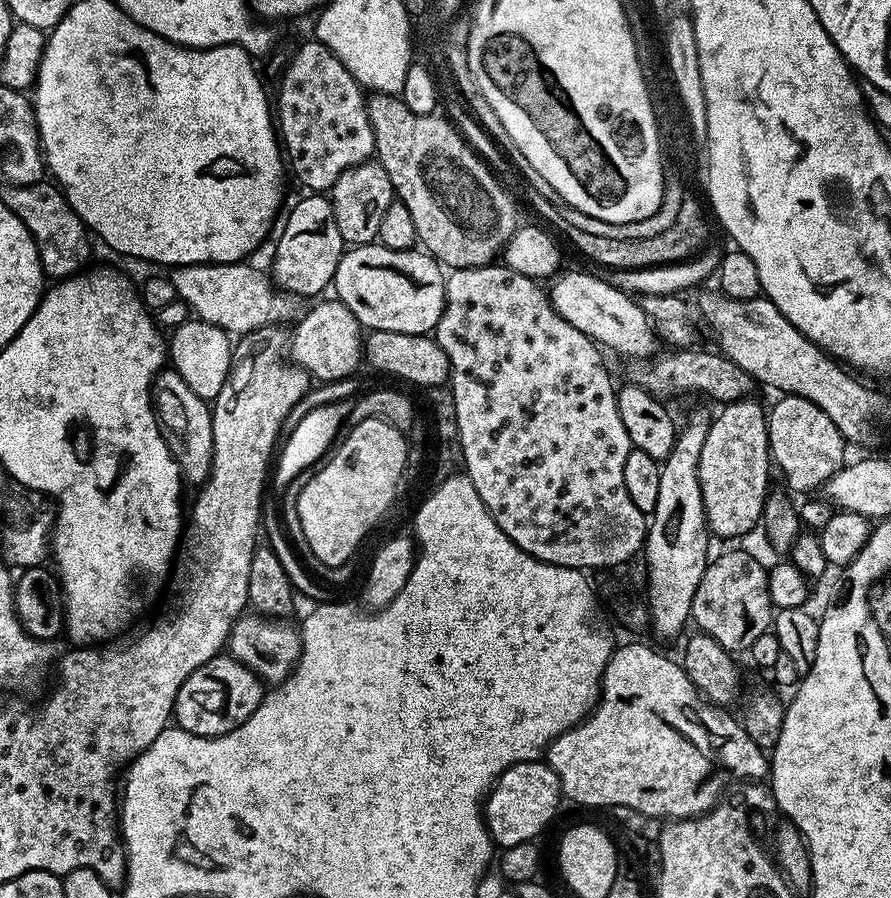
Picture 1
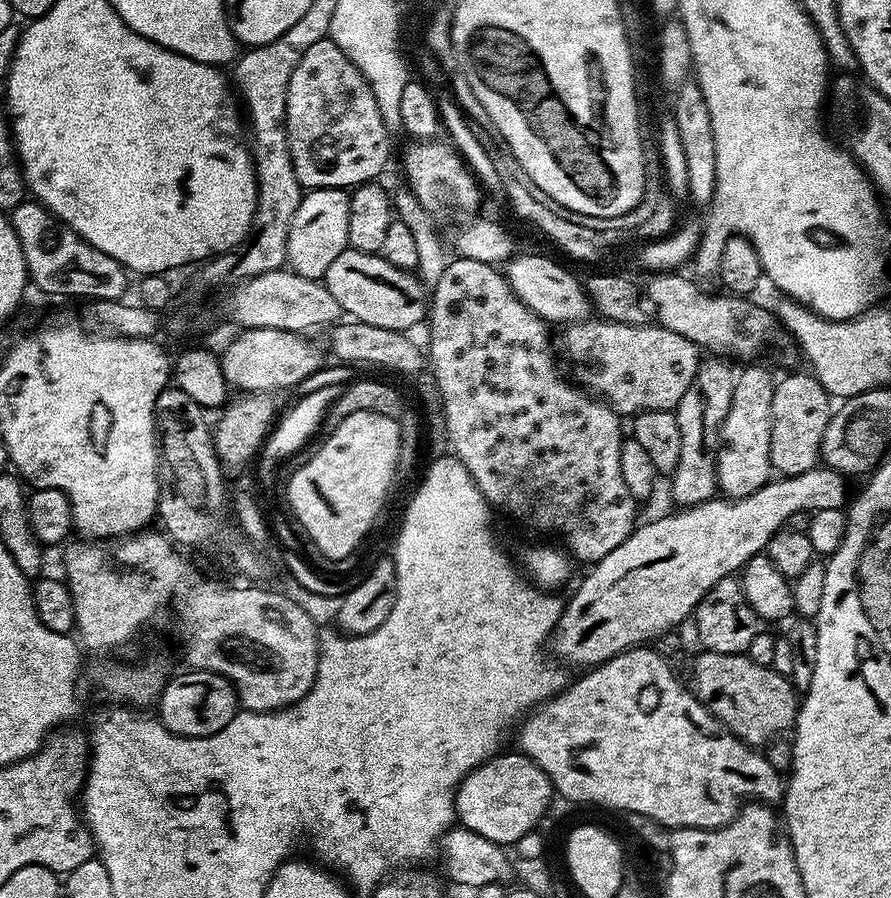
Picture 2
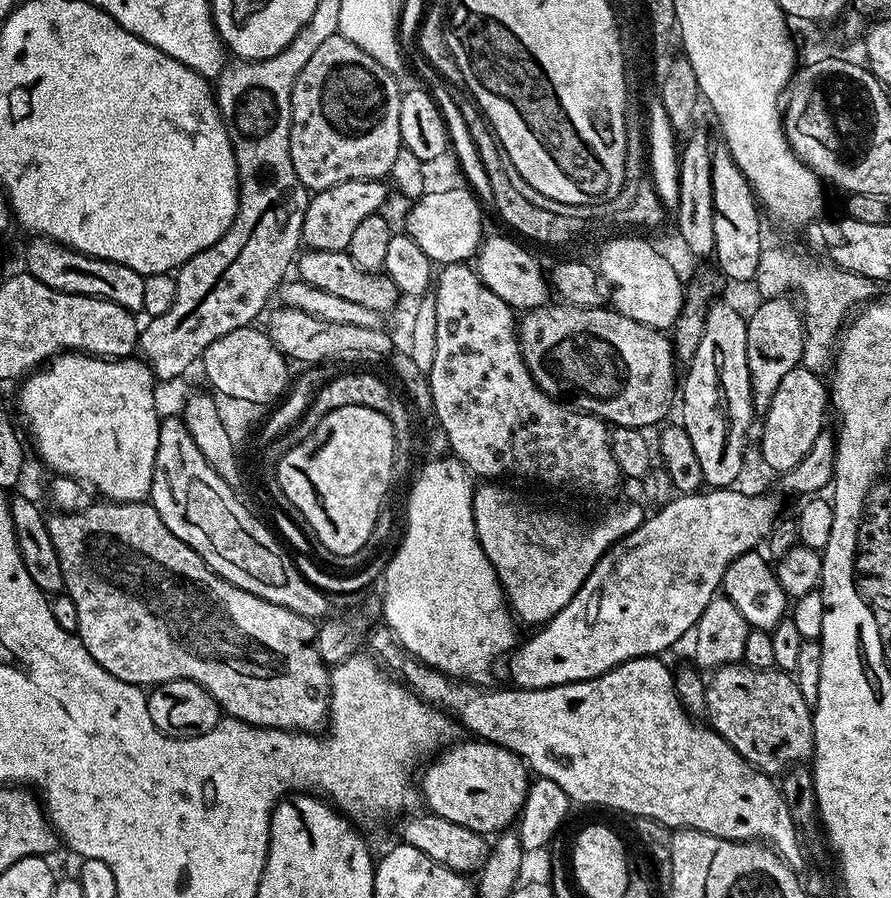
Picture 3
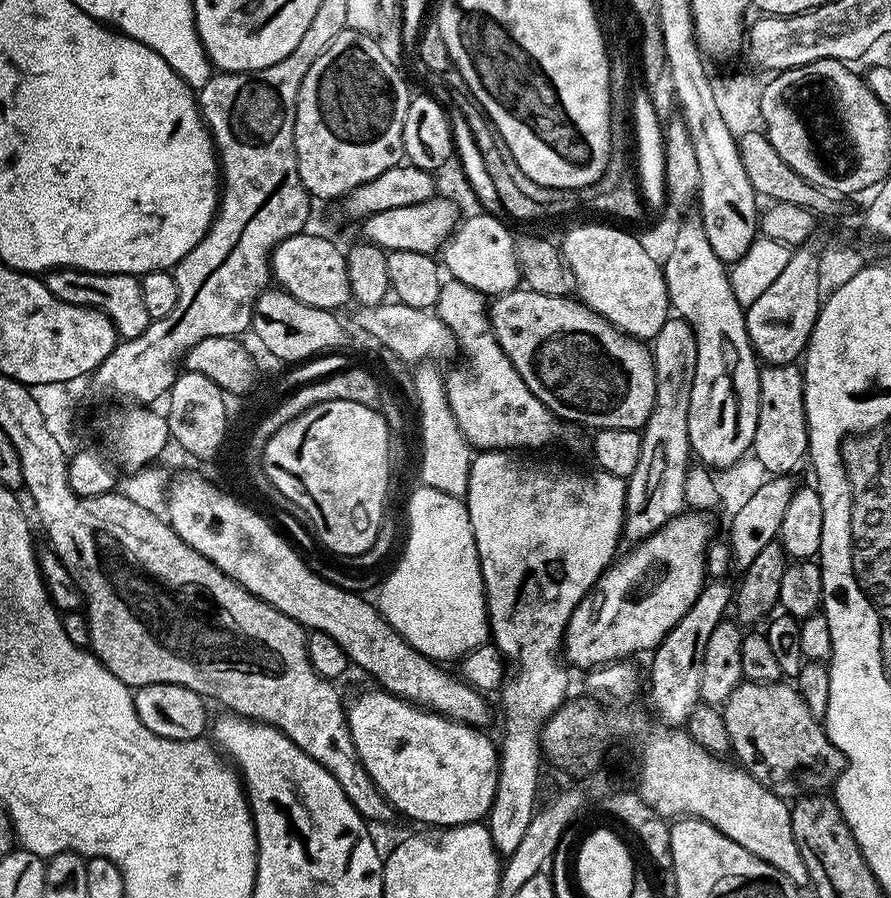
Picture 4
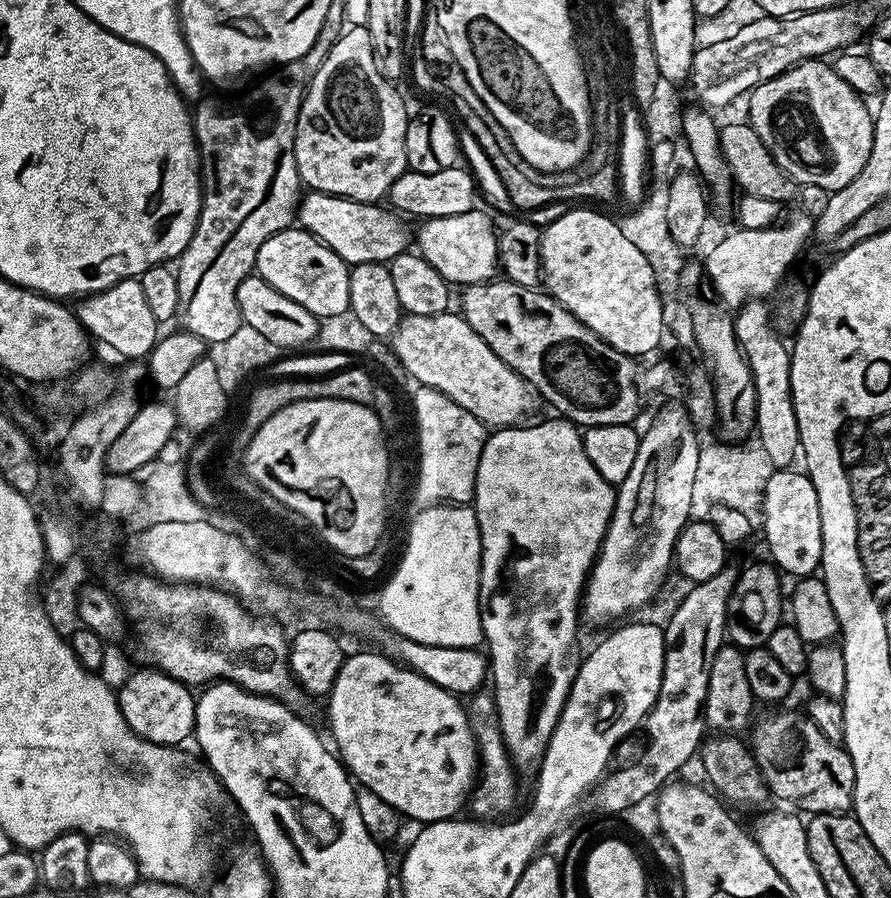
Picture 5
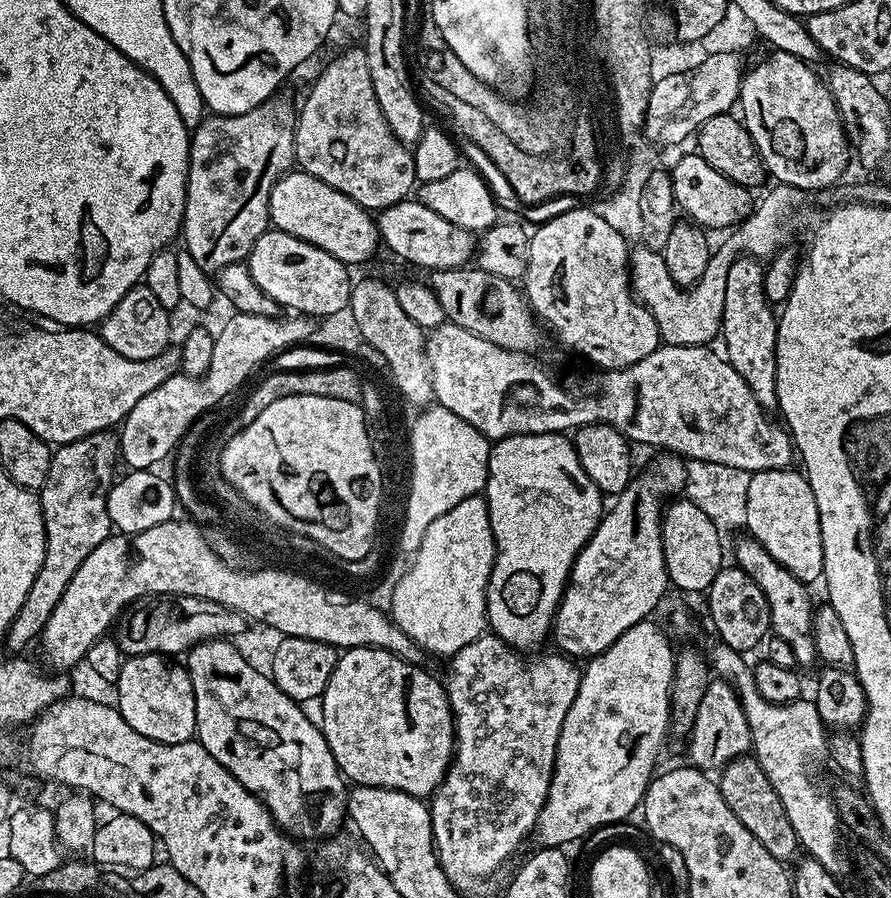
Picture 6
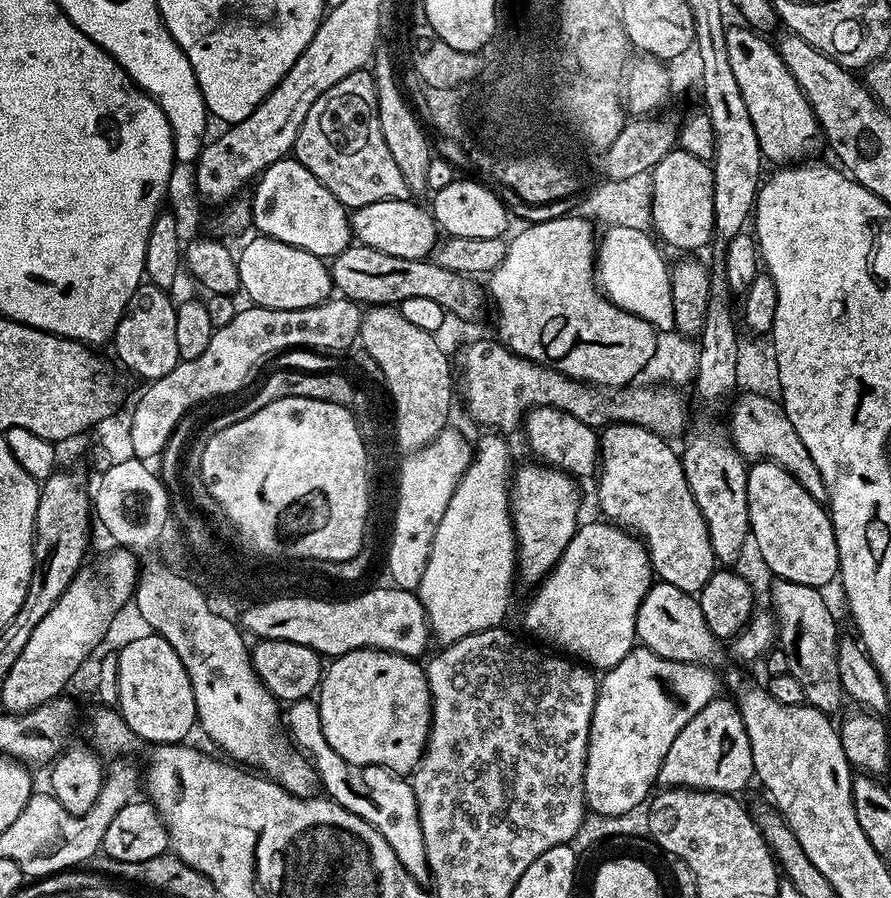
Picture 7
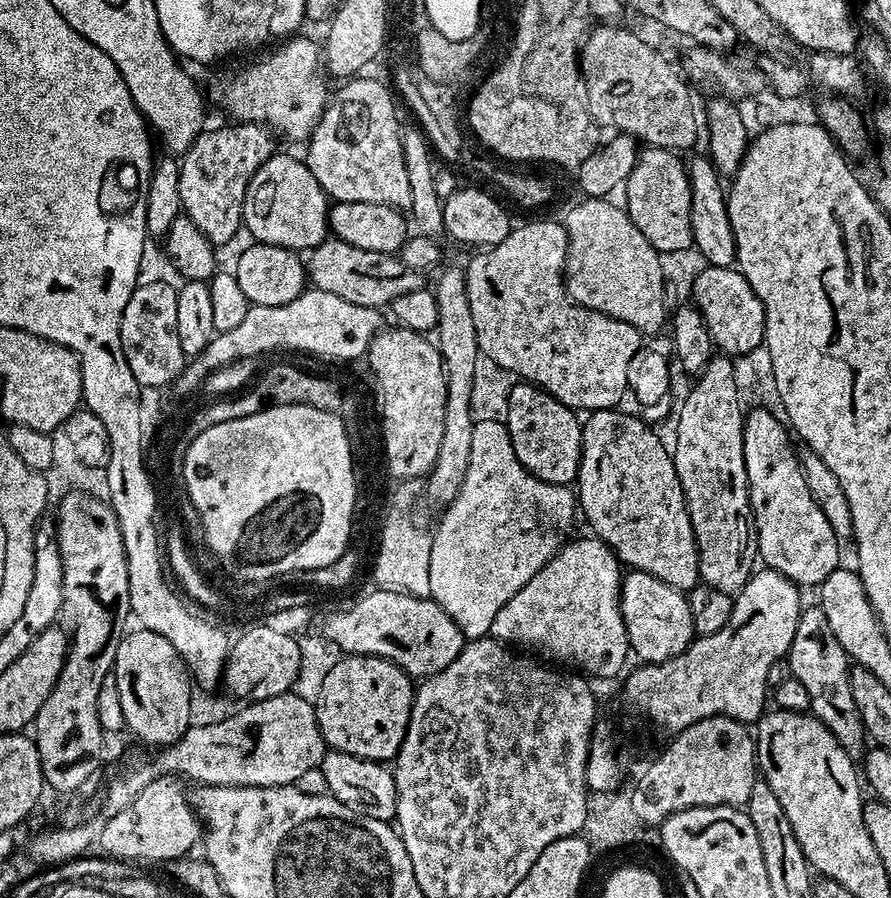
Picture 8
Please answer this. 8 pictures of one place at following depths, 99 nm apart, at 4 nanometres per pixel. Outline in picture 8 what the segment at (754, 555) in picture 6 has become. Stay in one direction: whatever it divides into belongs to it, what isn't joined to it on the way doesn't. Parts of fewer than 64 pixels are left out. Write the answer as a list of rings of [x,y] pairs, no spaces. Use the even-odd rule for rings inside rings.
[[[801,607],[798,626],[794,630],[794,642],[790,642],[786,659],[792,676],[798,678],[798,682],[802,682],[802,686],[806,686],[810,693],[811,715],[820,720],[822,726],[826,726],[826,730],[834,734],[834,738],[838,738],[840,746],[849,754],[856,754],[856,751],[859,753],[865,747],[866,733],[858,714],[858,706],[854,706],[854,694],[850,686],[850,661],[846,650],[838,646],[838,638],[830,634],[830,622],[826,622],[826,614],[822,614],[820,607]]]

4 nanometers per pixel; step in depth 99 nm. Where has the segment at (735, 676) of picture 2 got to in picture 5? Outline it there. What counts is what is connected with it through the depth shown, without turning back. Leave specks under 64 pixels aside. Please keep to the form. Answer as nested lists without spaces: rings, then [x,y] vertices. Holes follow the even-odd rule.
[[[780,710],[769,711],[769,716],[762,717],[757,724],[755,721],[750,728],[751,752],[771,795],[776,800],[797,804],[801,813],[848,812],[856,785],[856,771],[848,749],[832,744],[803,711],[776,711]]]

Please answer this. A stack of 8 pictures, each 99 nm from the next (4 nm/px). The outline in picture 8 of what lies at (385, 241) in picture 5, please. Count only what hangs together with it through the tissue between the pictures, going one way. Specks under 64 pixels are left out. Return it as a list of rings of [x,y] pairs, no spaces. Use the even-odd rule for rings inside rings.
[[[274,154],[254,174],[250,186],[246,190],[244,199],[244,219],[242,224],[249,228],[256,241],[262,244],[273,244],[279,248],[291,248],[293,250],[311,250],[324,240],[329,239],[328,210],[330,198],[318,186],[318,178],[310,174],[307,163],[296,156],[280,156]]]

